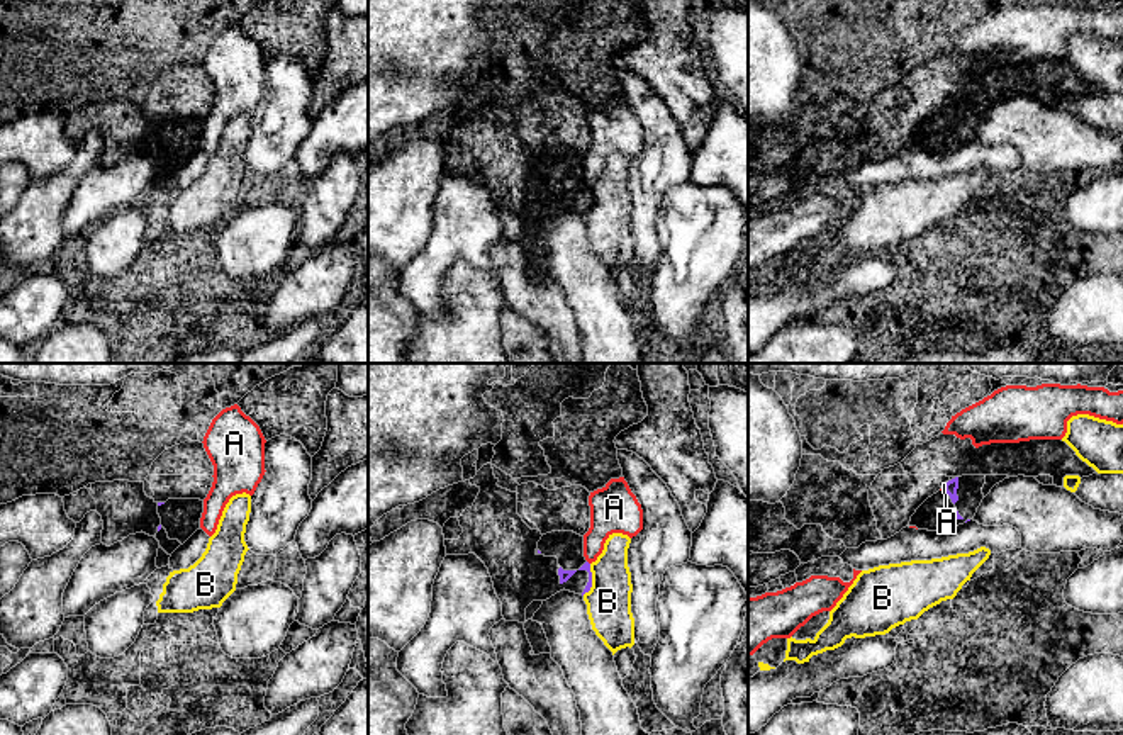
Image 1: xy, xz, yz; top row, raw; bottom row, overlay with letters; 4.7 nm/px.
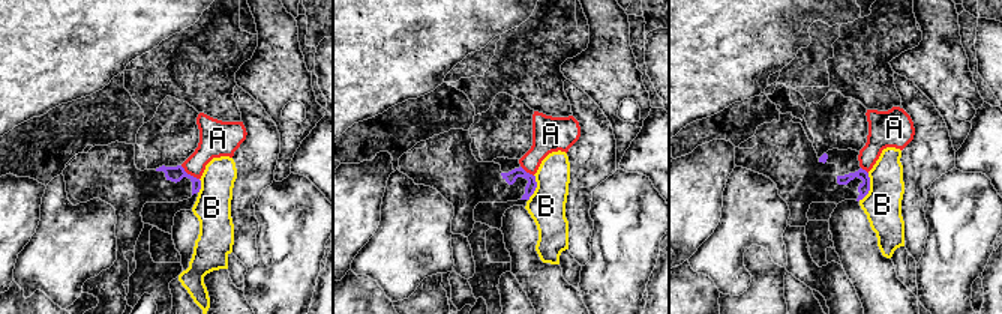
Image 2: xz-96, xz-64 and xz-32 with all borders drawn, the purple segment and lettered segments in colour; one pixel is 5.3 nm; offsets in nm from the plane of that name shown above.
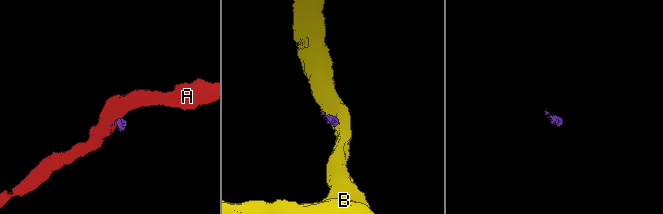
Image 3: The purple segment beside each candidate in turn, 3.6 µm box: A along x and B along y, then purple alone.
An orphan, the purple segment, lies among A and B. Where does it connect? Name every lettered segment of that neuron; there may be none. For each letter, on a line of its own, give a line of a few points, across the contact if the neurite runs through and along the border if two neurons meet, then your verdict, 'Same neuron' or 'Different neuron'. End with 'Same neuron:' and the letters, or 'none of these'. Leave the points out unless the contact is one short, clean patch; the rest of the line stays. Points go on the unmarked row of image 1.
A: Line: yz (945, 104), (942, 109). Different neuron
B: Line: xz (591, 184), (591, 207), (582, 214). Different neuron
Same neuron: none of these

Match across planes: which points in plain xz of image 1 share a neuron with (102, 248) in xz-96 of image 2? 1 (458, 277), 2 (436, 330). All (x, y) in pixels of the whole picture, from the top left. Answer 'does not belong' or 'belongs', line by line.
1: does not belong
2: does not belong

